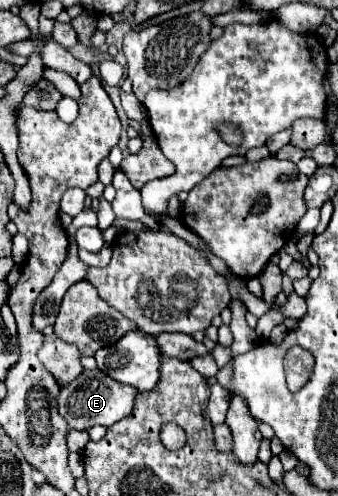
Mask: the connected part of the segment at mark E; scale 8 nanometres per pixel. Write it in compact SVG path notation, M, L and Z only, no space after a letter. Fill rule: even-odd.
M100 369L84 371L78 379L68 383L68 387L60 389L58 409L66 417L70 429L80 429L82 431L82 429L90 429L94 425L110 427L116 421L130 415L130 411L134 409L136 395L138 395L138 391L134 391L134 387L118 383L116 379L110 379L110 375L102 373Z

